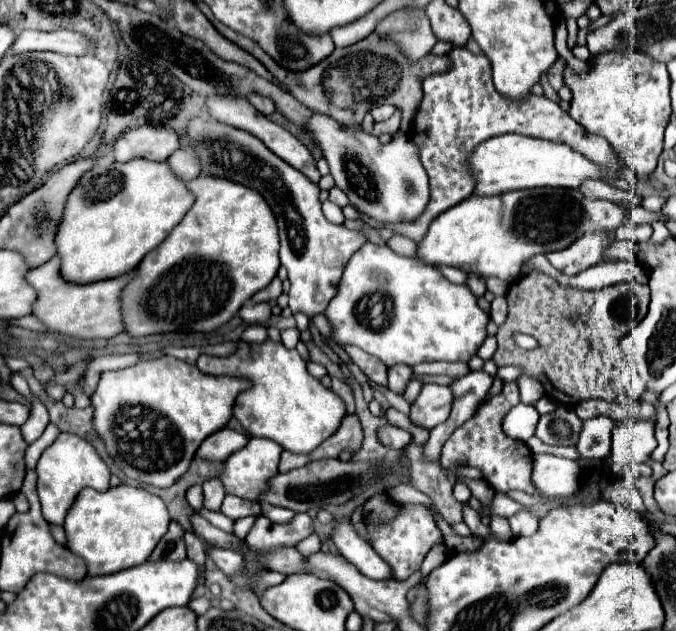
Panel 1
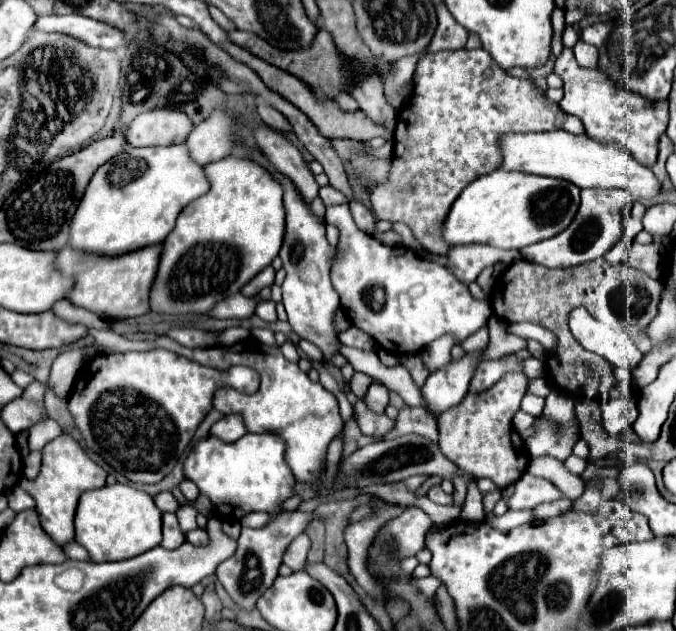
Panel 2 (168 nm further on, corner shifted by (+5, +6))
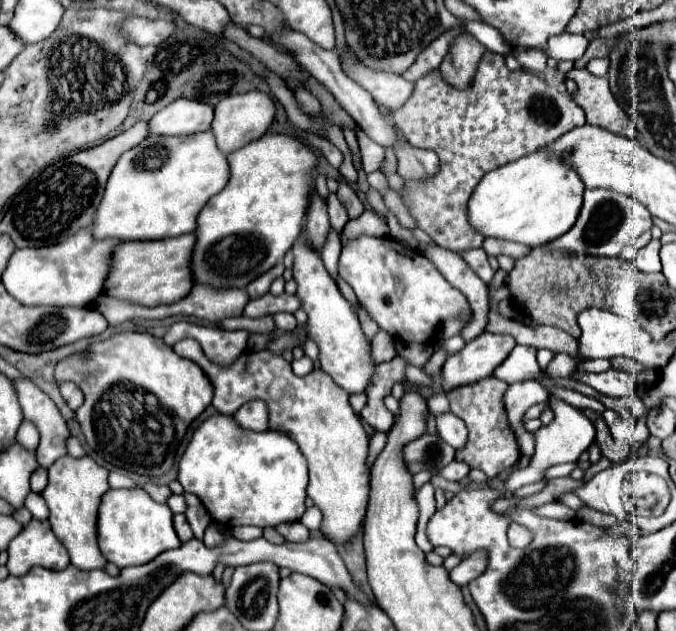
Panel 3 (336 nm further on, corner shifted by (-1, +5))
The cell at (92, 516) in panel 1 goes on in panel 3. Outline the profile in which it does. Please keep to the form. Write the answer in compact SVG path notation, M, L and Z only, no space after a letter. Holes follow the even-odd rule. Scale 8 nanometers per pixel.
M141 487L109 489L101 499L97 521L97 543L103 557L121 569L127 565L143 565L159 553L179 547L181 541L173 529L171 517L169 507L155 503Z

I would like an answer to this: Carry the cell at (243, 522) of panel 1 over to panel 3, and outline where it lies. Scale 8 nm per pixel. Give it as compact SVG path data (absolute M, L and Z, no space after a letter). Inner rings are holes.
M281 523L275 525L275 529L287 539L287 541L307 541L309 539L309 529L303 523Z

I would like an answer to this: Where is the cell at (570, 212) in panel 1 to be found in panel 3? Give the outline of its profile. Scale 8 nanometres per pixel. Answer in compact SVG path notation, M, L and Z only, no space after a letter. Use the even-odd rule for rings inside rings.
M535 151L487 173L469 199L467 219L483 237L537 247L557 239L575 225L583 203L583 191L583 181L567 163L547 159L541 151Z

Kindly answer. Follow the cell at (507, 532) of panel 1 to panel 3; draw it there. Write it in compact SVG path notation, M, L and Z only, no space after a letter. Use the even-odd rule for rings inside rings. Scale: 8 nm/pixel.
M421 435L401 449L401 457L411 475L419 471L439 473L447 463L455 459L455 449L447 445L439 435Z

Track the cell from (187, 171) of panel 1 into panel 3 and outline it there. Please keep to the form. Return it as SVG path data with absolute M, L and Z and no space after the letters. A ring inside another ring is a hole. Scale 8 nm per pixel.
M249 91L249 93L243 93L243 95L231 95L231 97L223 99L221 103L217 103L215 117L213 117L213 123L211 123L211 133L215 135L219 151L229 155L237 149L241 149L243 145L251 143L253 139L263 137L267 127L273 121L273 115L275 115L273 99L265 93L261 93L261 91Z

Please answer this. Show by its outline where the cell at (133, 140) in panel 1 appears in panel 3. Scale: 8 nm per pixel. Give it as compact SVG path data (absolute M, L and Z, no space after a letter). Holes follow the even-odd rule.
M177 99L161 109L149 121L151 135L193 135L207 131L213 121L213 107L193 101Z

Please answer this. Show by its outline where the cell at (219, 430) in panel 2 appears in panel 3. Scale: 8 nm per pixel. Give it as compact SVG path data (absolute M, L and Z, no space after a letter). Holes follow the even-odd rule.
M249 401L233 415L233 419L243 429L265 431L267 429L267 407L263 401Z

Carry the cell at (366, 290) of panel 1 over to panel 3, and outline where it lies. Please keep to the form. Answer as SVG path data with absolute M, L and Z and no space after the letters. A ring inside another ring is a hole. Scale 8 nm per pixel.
M361 235L343 243L339 277L353 287L359 303L371 313L379 329L401 343L427 343L437 335L439 323L473 315L465 295L451 287L427 257L391 237Z

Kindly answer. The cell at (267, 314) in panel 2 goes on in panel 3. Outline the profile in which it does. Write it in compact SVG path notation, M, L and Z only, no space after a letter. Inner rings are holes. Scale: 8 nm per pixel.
M277 313L277 315L273 315L273 319L275 319L275 325L277 325L279 329L281 329L281 327L287 327L287 329L283 329L283 331L291 331L291 329L297 327L295 317L293 317L291 313Z

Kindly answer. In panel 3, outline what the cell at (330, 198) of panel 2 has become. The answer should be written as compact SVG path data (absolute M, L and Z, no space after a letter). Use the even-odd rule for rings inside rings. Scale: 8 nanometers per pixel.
M329 193L327 197L327 205L329 205L329 219L331 219L331 227L341 233L341 229L345 227L345 223L349 221L347 217L347 209L343 207L343 203L339 201L339 197L335 193Z

